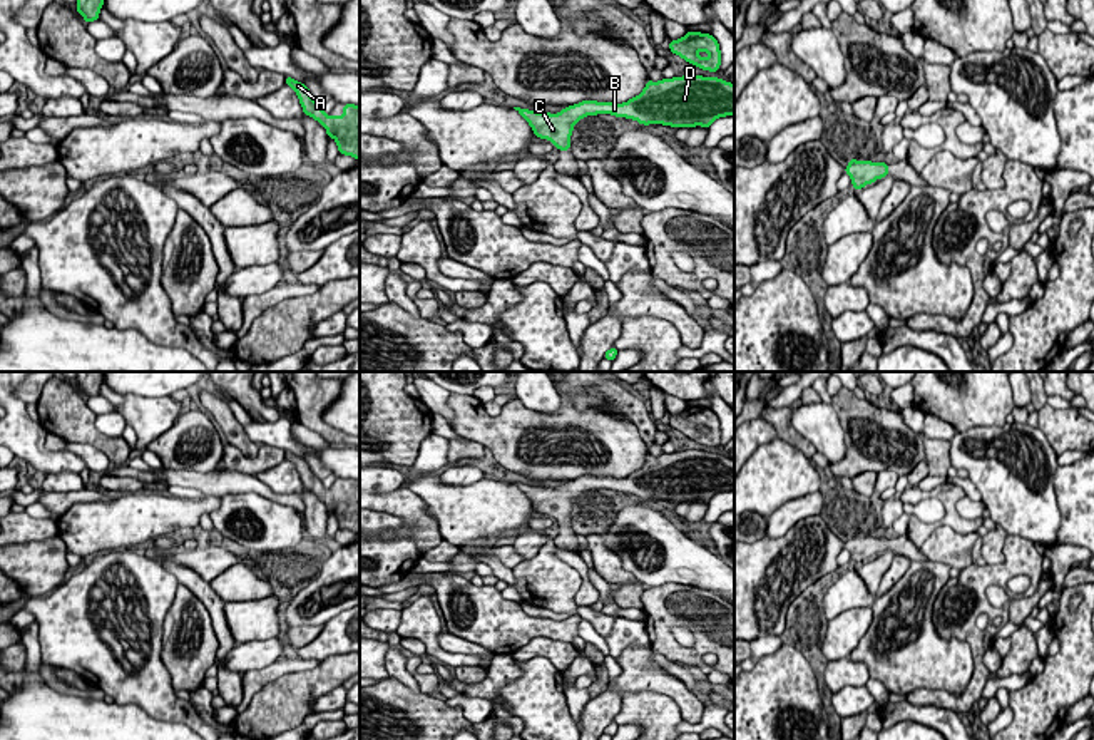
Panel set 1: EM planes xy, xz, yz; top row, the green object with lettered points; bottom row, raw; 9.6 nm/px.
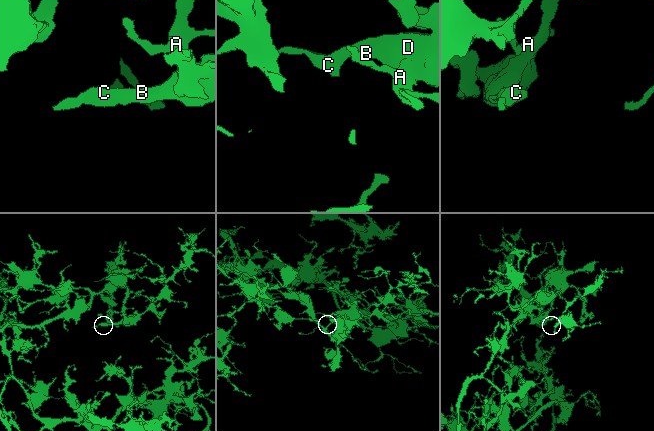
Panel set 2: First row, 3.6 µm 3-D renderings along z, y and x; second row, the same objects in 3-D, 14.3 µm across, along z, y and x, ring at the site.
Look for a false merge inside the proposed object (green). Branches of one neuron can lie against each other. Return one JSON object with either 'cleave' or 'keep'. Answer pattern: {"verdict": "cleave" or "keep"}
{"verdict": "keep"}

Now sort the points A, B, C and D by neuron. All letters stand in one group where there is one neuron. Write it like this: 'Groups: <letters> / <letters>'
Groups: A B C D

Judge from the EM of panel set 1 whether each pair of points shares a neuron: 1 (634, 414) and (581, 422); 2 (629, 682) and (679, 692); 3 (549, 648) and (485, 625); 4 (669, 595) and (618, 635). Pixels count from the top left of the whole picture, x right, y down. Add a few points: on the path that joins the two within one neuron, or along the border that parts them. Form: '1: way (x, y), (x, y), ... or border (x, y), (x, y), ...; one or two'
1: border (579, 409), (601, 409), (628, 419), (644, 444); two
2: way (641, 682), (663, 682), (668, 685); one
3: border (569, 642), (534, 637), (512, 655); two
4: border (643, 621), (651, 647), (664, 655); two

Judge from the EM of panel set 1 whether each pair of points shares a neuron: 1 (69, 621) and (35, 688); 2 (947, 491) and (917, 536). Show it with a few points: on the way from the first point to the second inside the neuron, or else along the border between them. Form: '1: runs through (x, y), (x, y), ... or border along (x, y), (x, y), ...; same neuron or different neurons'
1: border along (37, 621), (37, 642), (42, 660); different neurons
2: runs through (949, 504), (949, 514), (930, 528); same neuron

